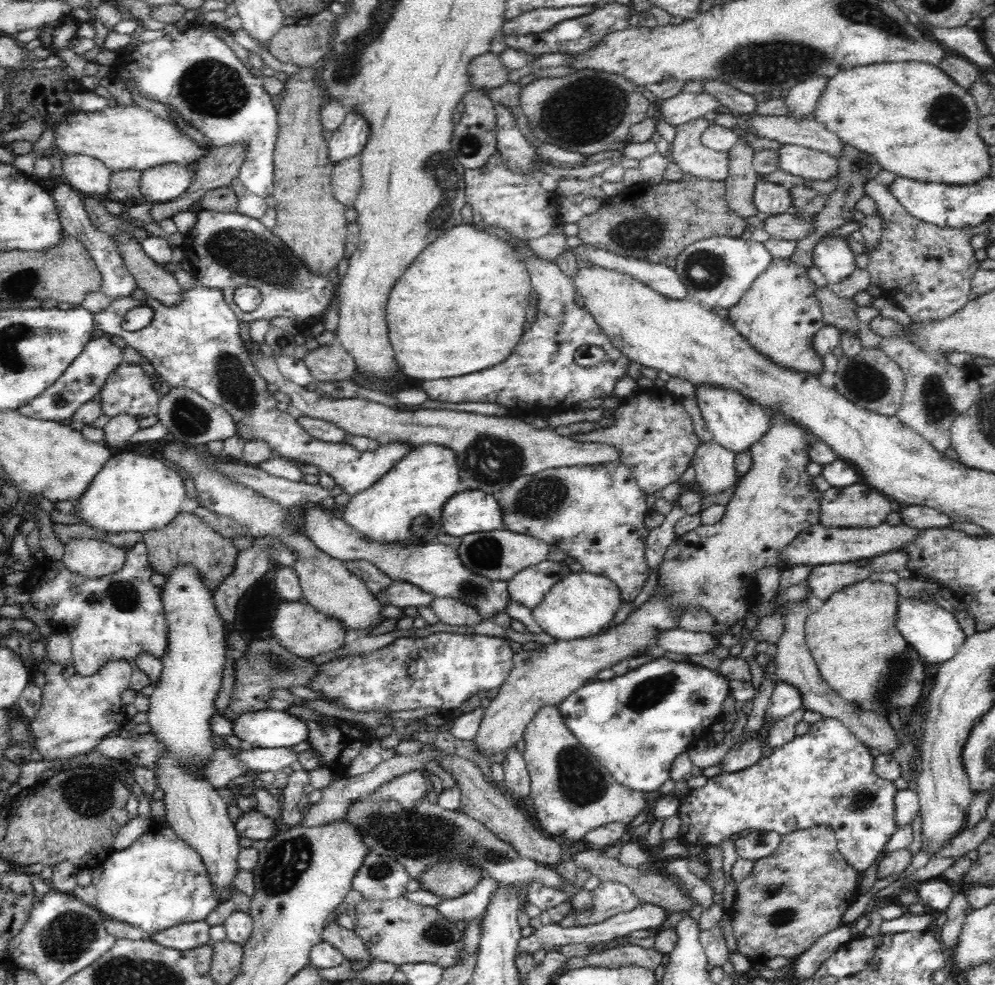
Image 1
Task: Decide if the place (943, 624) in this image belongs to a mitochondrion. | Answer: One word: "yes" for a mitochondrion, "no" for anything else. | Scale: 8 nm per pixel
no

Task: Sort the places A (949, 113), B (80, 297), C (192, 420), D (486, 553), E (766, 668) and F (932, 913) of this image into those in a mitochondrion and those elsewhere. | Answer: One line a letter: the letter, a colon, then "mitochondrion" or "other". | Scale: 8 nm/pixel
A: mitochondrion
B: other
C: mitochondrion
D: mitochondrion
E: other
F: other

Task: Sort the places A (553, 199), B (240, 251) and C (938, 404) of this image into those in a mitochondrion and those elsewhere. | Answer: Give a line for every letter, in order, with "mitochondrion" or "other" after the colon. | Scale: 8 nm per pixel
A: other
B: mitochondrion
C: mitochondrion

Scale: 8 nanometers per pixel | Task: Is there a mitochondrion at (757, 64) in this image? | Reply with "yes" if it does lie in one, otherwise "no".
yes

